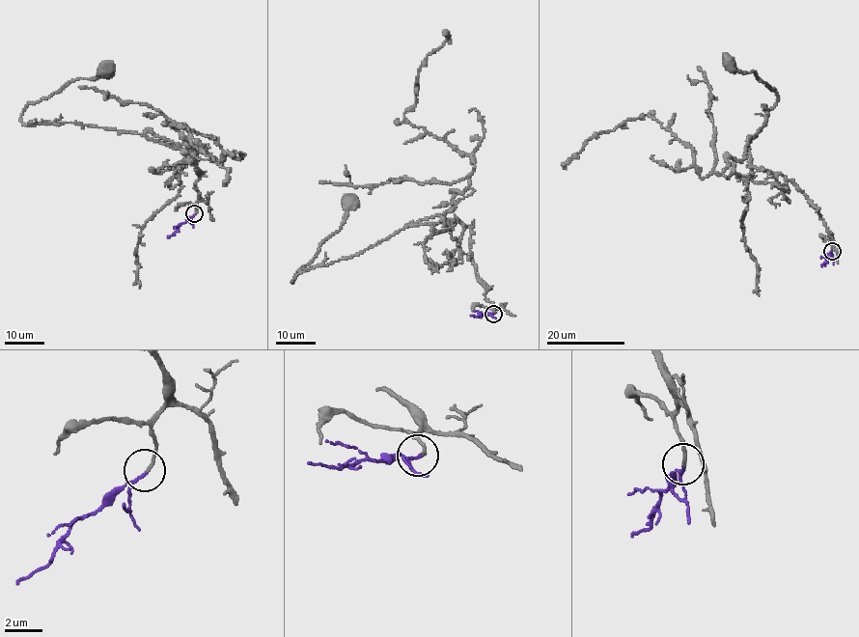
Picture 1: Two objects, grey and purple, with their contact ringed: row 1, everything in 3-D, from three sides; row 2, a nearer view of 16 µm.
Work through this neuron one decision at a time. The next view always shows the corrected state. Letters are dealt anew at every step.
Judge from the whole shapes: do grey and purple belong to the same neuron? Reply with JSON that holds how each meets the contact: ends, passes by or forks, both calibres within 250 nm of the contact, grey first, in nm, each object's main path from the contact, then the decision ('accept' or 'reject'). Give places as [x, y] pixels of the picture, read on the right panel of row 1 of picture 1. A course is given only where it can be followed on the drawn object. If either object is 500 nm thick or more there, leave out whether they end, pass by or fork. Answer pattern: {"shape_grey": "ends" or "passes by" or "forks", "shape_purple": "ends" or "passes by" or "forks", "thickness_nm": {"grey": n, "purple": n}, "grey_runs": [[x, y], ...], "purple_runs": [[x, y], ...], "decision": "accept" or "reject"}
{"shape_grey": "ends", "shape_purple": "passes by", "thickness_nm": {"grey": 170, "purple": 110}, "grey_runs": [[832, 251], [824, 219], [808, 198], [781, 174], [750, 163], [751, 138], [776, 92], [753, 71], [728, 63]], "purple_runs": [[832, 251], [820, 266]], "decision": "accept"}

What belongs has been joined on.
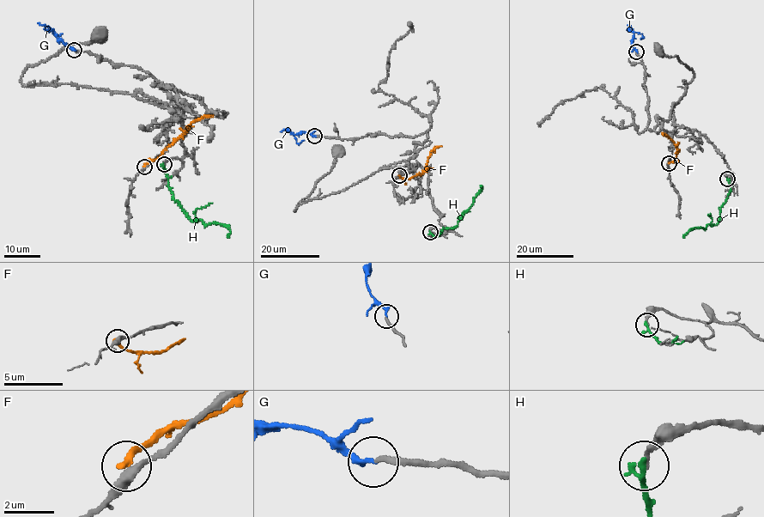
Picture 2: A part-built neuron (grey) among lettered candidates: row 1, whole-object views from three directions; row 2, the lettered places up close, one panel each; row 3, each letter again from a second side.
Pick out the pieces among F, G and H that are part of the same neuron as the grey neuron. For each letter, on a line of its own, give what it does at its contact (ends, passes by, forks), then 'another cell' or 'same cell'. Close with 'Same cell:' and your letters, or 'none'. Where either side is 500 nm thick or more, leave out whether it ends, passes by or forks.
F: it ends there; another cell
G: it ends there; another cell
H: it forks there; another cell
Same cell: none

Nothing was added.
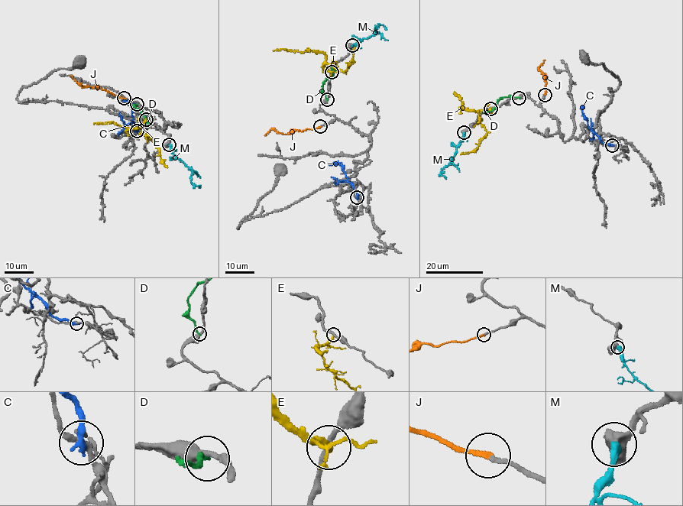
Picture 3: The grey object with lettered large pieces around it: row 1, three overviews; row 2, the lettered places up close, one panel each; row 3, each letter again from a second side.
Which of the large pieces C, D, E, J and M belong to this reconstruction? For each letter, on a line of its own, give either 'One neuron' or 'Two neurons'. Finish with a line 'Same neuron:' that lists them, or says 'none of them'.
C: Two neurons
D: Two neurons
E: Two neurons
J: One neuron
M: Two neurons
Same neuron: J

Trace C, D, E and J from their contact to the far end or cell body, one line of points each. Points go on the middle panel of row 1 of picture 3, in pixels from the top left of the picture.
C: (357, 197), (356, 191), (341, 170), (341, 163), (329, 165)
D: (327, 99), (322, 85), (333, 73), (331, 66)
E: (331, 72), (325, 67), (325, 55), (322, 52), (283, 48), (273, 50)
J: (320, 126), (284, 134), (273, 129), (264, 135)

